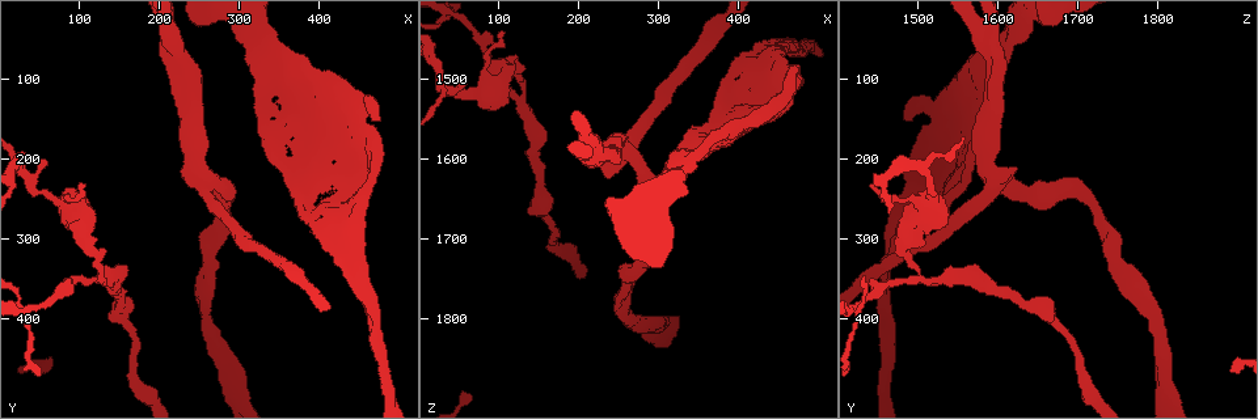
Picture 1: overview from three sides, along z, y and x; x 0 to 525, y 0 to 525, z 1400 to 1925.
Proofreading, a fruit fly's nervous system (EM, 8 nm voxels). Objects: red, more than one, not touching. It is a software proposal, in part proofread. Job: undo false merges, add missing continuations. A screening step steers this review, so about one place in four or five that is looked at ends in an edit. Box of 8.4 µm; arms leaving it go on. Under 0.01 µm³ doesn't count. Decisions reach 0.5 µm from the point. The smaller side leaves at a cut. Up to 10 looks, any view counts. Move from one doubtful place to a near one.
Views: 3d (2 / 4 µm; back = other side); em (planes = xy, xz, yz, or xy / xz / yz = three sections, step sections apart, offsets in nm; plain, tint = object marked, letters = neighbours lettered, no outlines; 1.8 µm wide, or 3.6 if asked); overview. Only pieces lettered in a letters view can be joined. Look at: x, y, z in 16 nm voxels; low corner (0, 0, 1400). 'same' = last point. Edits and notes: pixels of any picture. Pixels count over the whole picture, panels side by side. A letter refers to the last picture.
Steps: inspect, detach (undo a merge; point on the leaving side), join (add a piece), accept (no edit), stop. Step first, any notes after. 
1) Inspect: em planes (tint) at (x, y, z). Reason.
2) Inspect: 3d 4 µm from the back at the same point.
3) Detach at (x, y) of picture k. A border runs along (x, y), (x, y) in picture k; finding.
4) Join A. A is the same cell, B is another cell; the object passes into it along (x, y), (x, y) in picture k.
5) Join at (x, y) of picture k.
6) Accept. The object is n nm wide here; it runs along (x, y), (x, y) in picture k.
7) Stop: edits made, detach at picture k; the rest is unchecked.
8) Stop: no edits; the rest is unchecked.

Inspect: em planes (letters) at (415, 320, 1475). Free end.

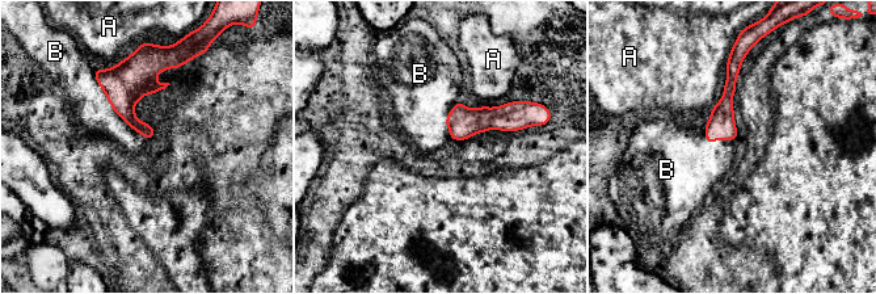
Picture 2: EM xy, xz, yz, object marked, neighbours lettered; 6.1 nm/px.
Accept. A and B are other cells; a border runs along (93, 74), (109, 105), (147, 141) in picture 2; no lettered piece goes on from it.

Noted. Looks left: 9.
Inspect: 3d 2 µm from the back at (445, 205, 1550). Calibre changes.

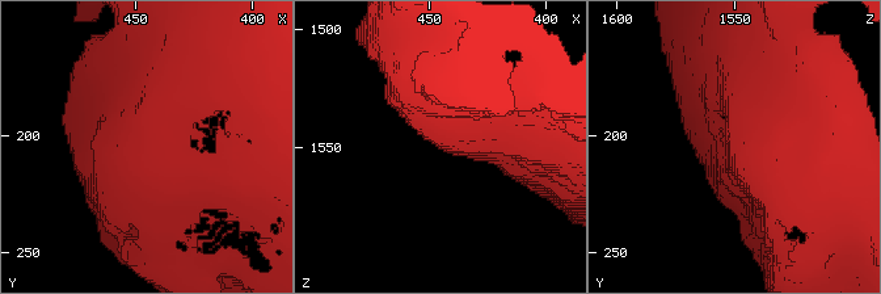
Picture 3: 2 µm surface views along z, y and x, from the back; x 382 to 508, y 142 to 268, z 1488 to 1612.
Inspect: em planes (plain) at (443, 203, 1549).

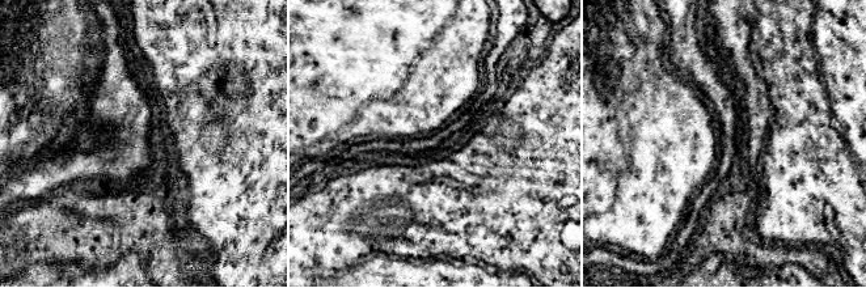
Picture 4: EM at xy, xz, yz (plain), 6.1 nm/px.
Inspect: em planes (letters) at the same point.

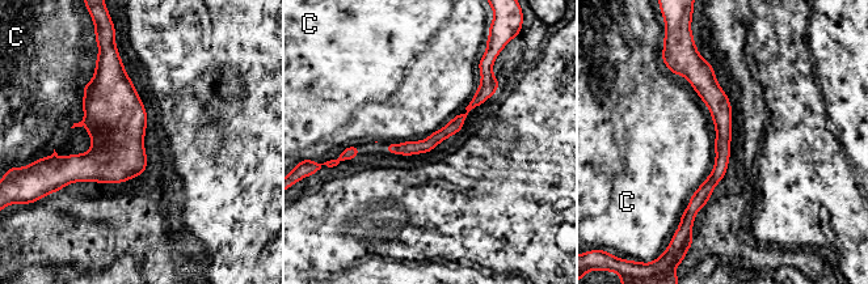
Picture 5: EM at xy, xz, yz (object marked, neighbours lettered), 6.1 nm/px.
Accept. C is another cell; a border runs along (477, 88), (472, 100), (464, 107) in picture 5; all the same neuron.

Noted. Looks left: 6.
Inspect: 3d 4 µm from the back at (240, 180, 1590). Branch point.

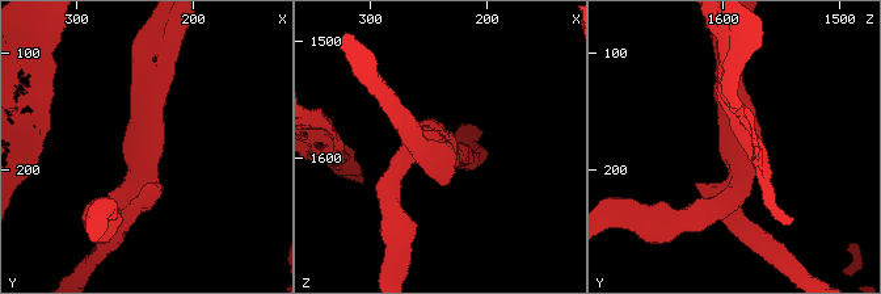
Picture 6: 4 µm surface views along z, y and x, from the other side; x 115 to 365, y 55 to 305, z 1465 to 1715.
Inspect: em yz step 8 (tint) at (238, 186, 1588).

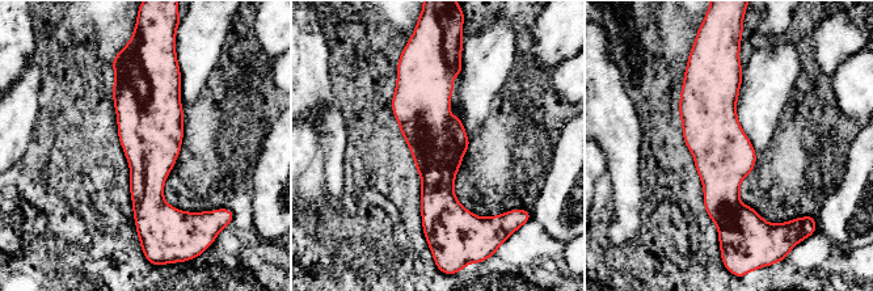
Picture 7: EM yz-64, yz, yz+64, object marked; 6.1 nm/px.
Inspect: em planes (letters) at the same point. Cut it another way.

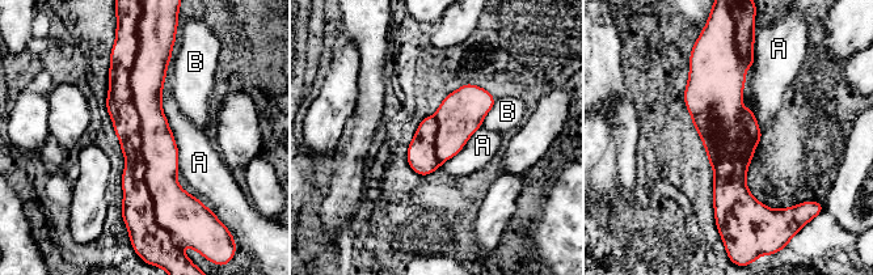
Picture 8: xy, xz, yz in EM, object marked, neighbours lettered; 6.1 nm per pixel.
Detach at (119, 105) of picture 8. The object is 280 nm wide here; A and B are other cells; a border runs along (136, 49), (130, 88), (164, 228) in picture 8; a second neuron is stuck on.

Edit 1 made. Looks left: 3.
Stop: edits made, detach at picture 8; the rest is unchecked.

